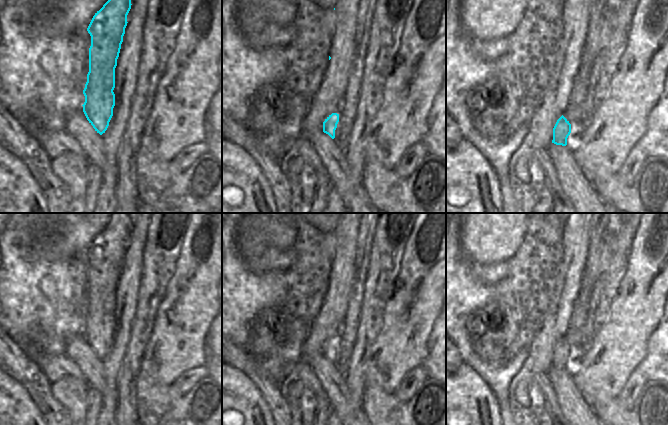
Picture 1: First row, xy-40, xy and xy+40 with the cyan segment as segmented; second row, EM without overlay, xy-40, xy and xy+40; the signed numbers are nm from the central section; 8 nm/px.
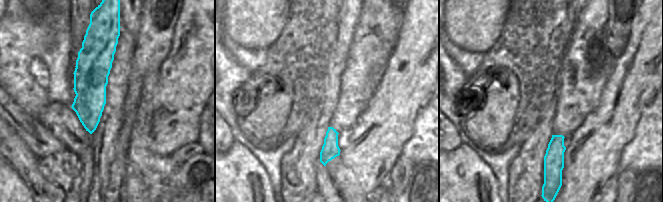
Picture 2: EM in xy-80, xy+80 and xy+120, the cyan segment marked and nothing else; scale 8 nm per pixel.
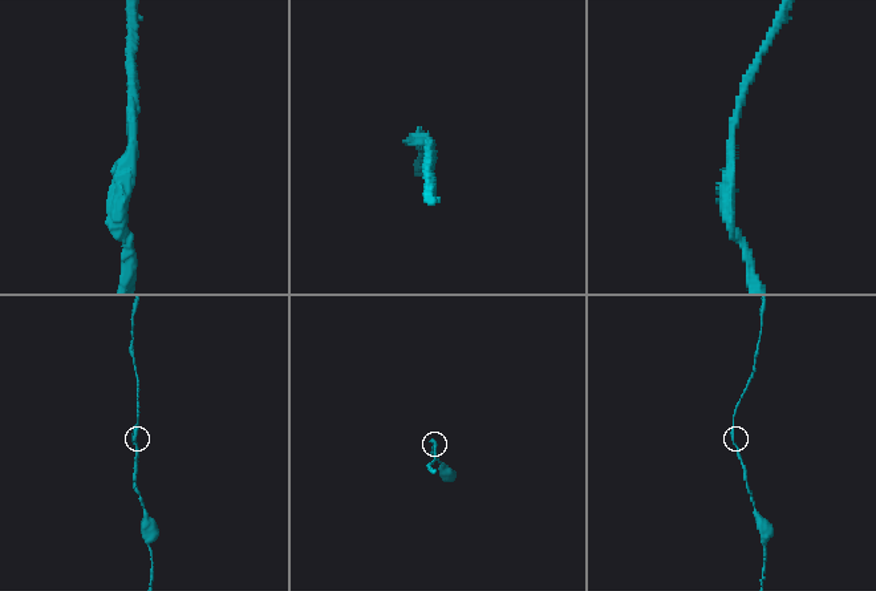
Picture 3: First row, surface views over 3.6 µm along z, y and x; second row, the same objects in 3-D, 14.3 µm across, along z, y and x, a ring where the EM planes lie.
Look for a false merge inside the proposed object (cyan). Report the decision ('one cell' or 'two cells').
one cell

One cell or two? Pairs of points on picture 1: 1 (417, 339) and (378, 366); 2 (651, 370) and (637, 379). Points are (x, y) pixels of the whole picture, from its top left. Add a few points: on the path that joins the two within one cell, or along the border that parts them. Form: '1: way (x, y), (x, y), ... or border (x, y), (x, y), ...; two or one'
1: way (407, 340), (388, 359); one
2: border (636, 369), (647, 380); two

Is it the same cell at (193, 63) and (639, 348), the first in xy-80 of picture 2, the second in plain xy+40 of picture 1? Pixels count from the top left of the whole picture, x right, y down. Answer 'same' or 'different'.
same

